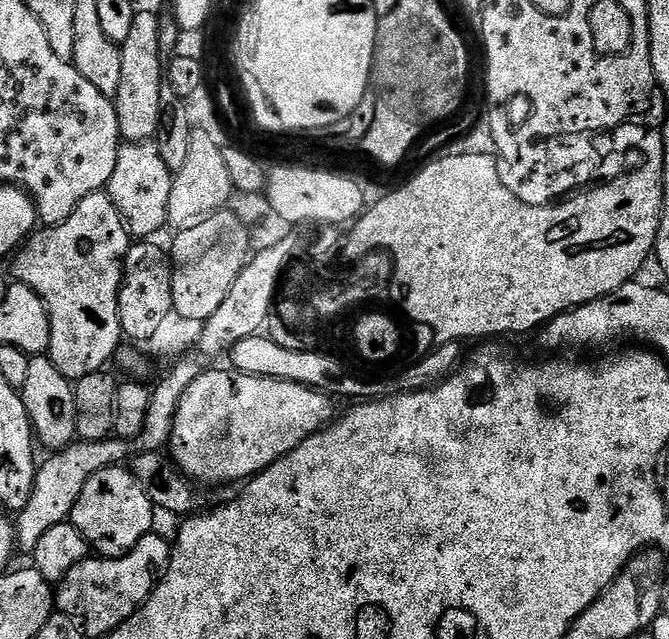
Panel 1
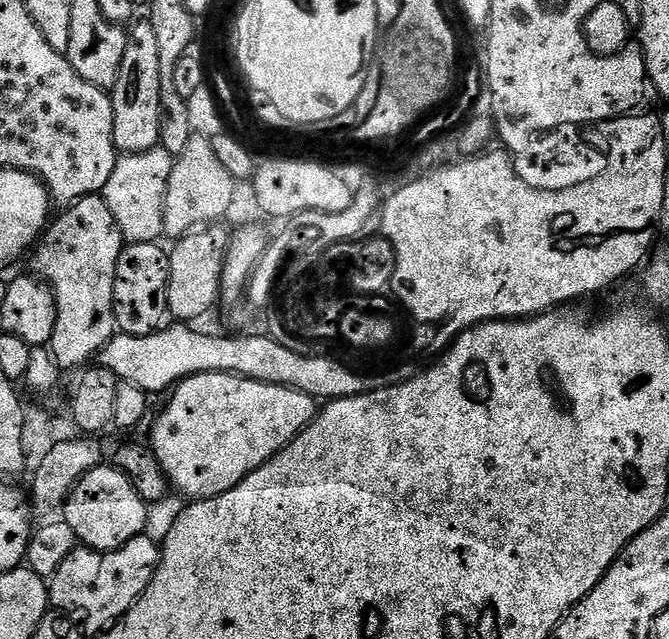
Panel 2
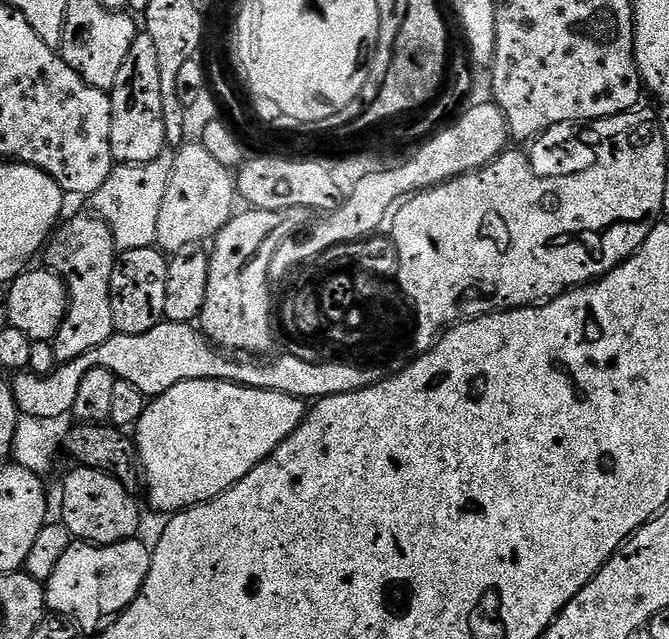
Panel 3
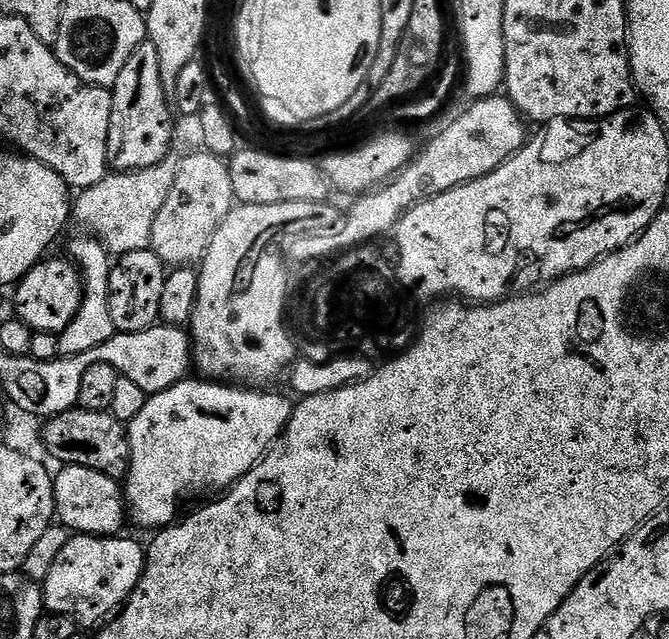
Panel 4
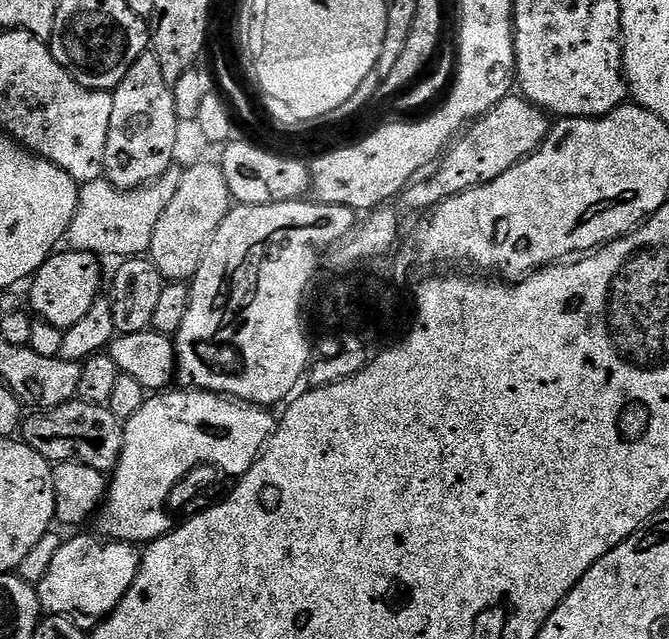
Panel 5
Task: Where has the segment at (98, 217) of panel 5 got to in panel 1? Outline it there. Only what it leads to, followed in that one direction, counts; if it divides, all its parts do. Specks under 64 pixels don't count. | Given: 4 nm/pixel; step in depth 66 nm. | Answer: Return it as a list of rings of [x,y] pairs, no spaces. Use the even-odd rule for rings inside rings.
[[[154,142],[125,143],[121,147],[118,162],[114,162],[114,174],[110,174],[106,191],[133,237],[152,238],[155,237],[152,236],[155,232],[166,228],[173,175],[166,162],[162,162],[160,148]]]

